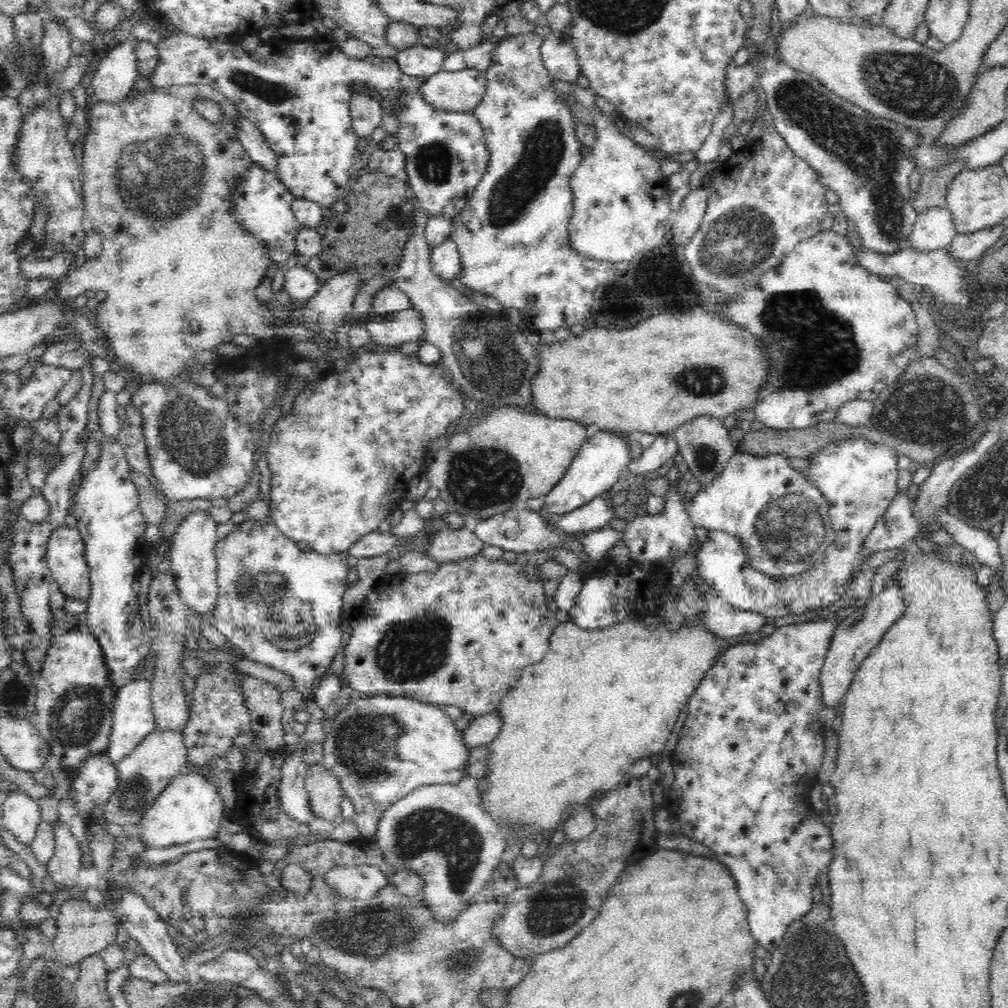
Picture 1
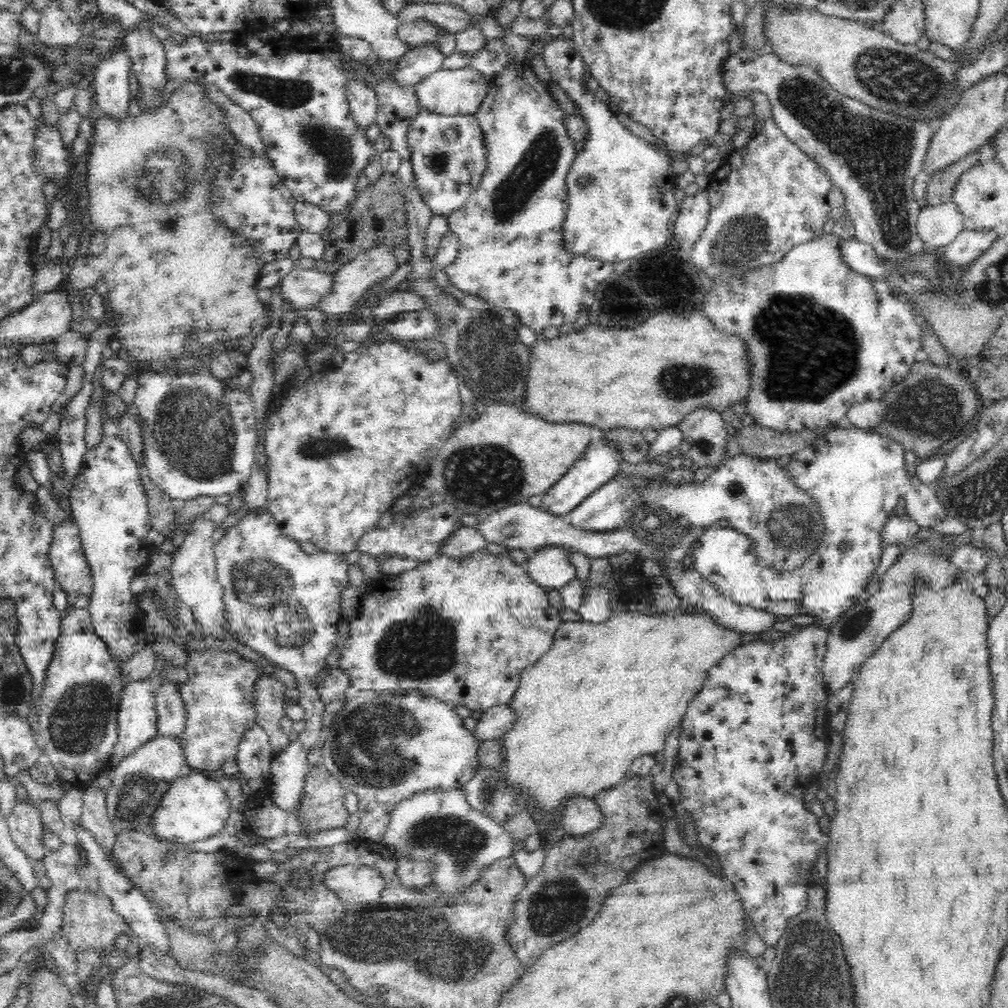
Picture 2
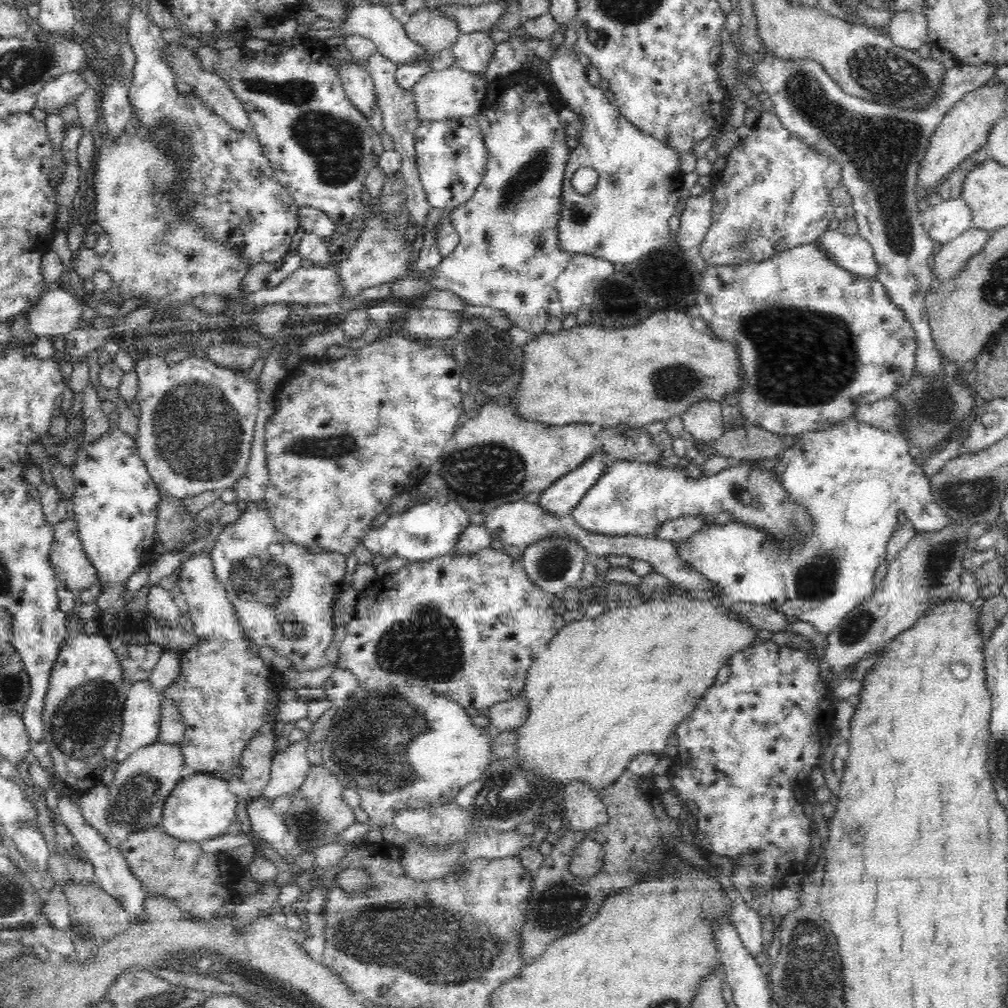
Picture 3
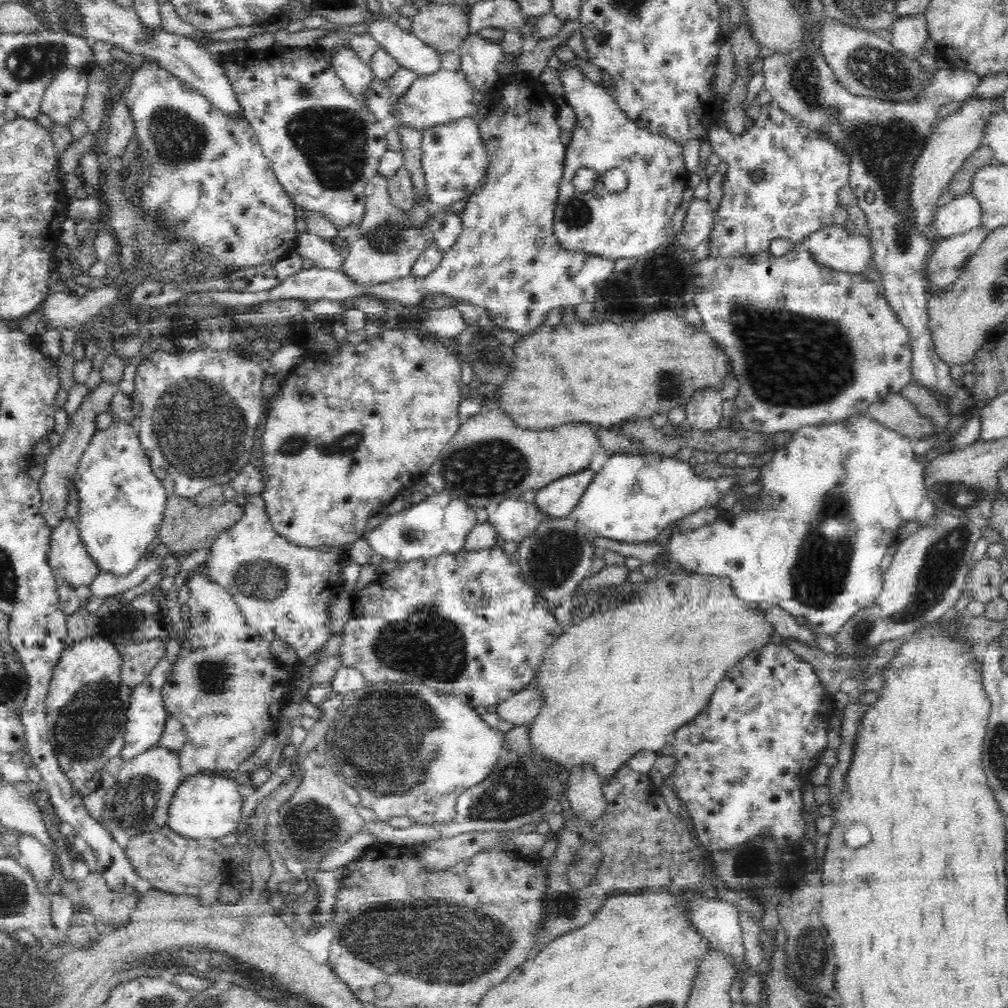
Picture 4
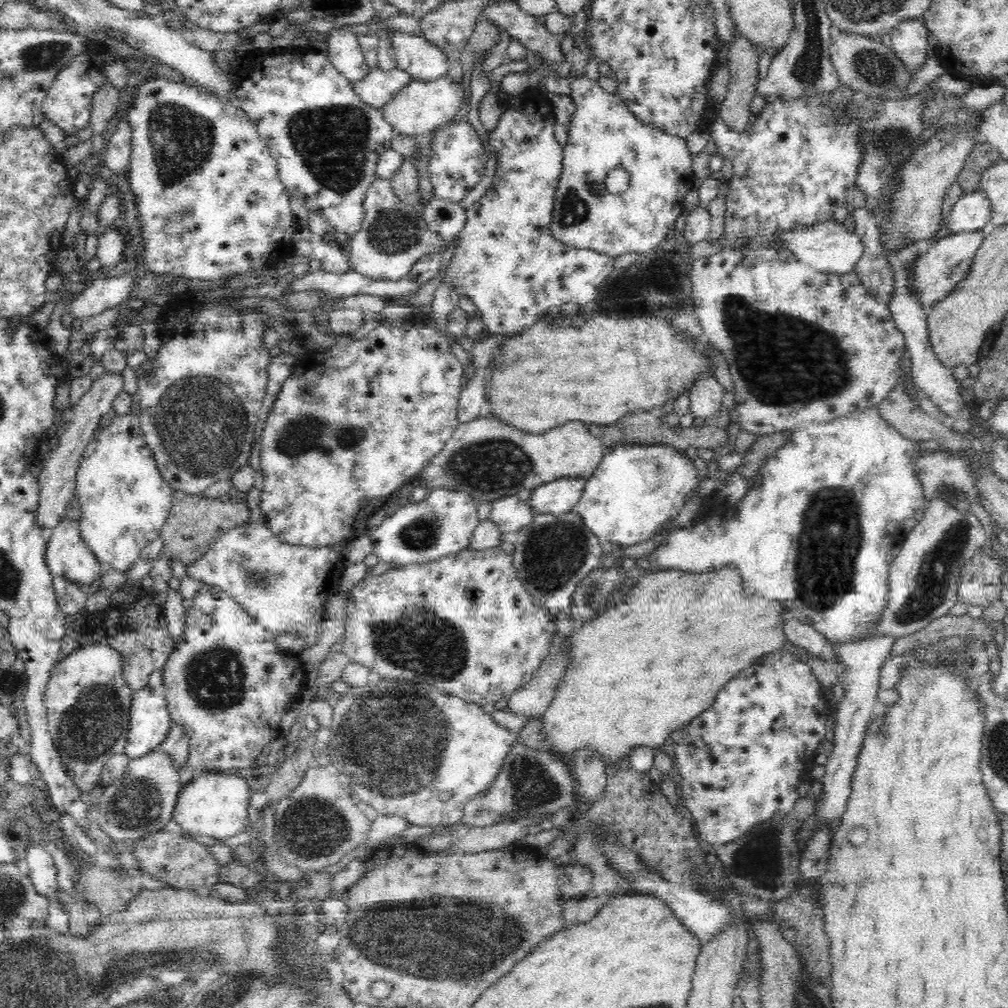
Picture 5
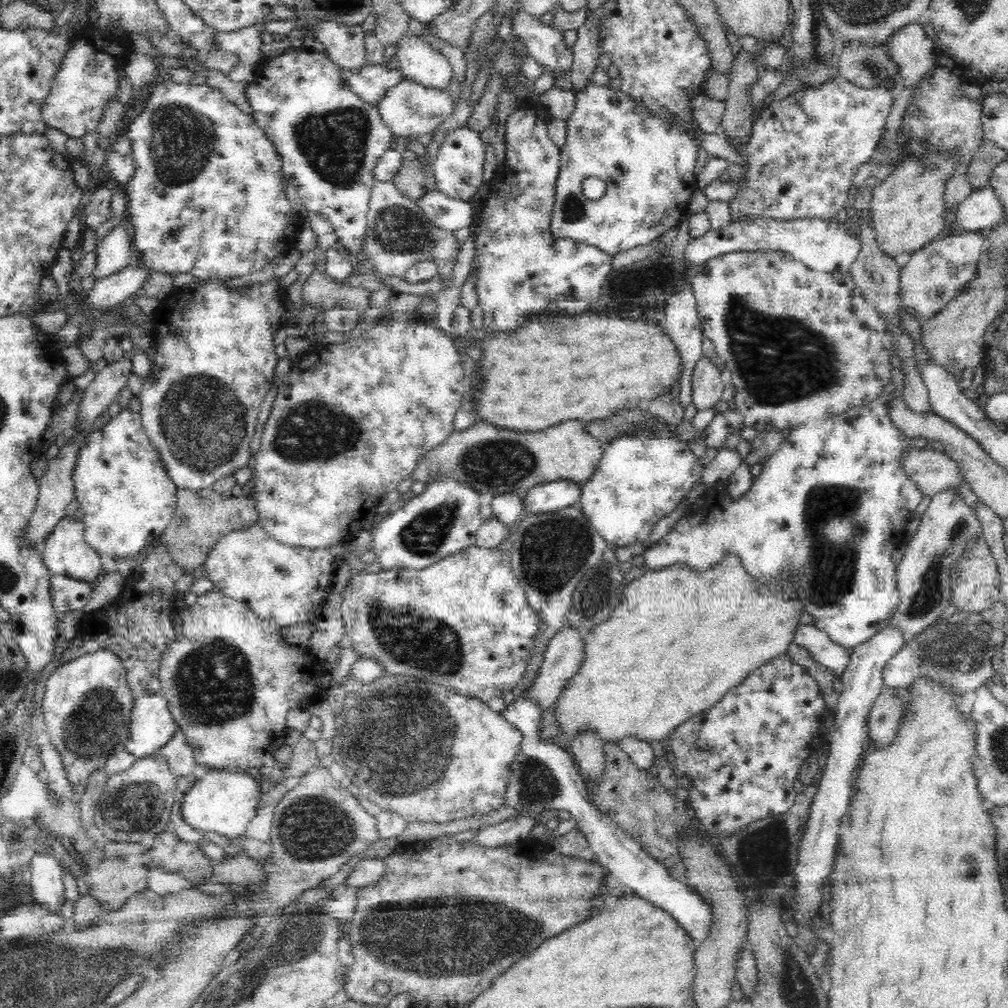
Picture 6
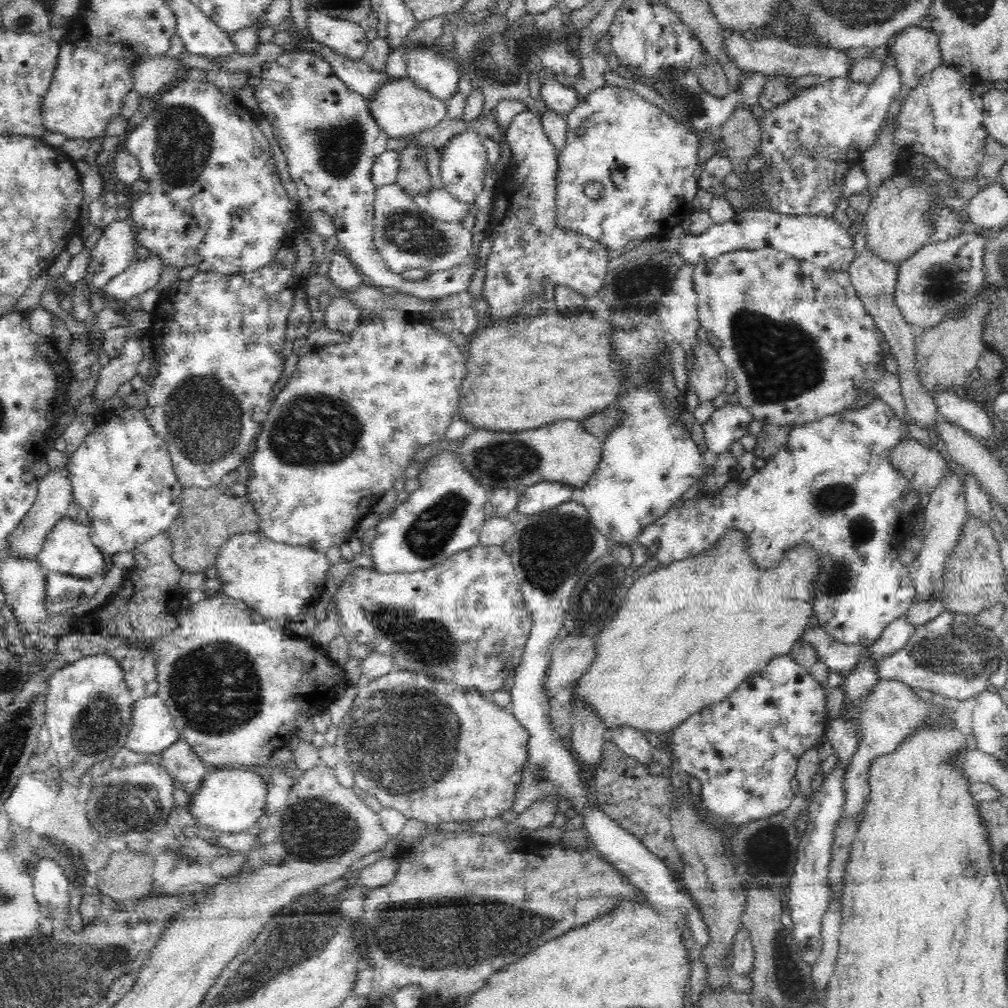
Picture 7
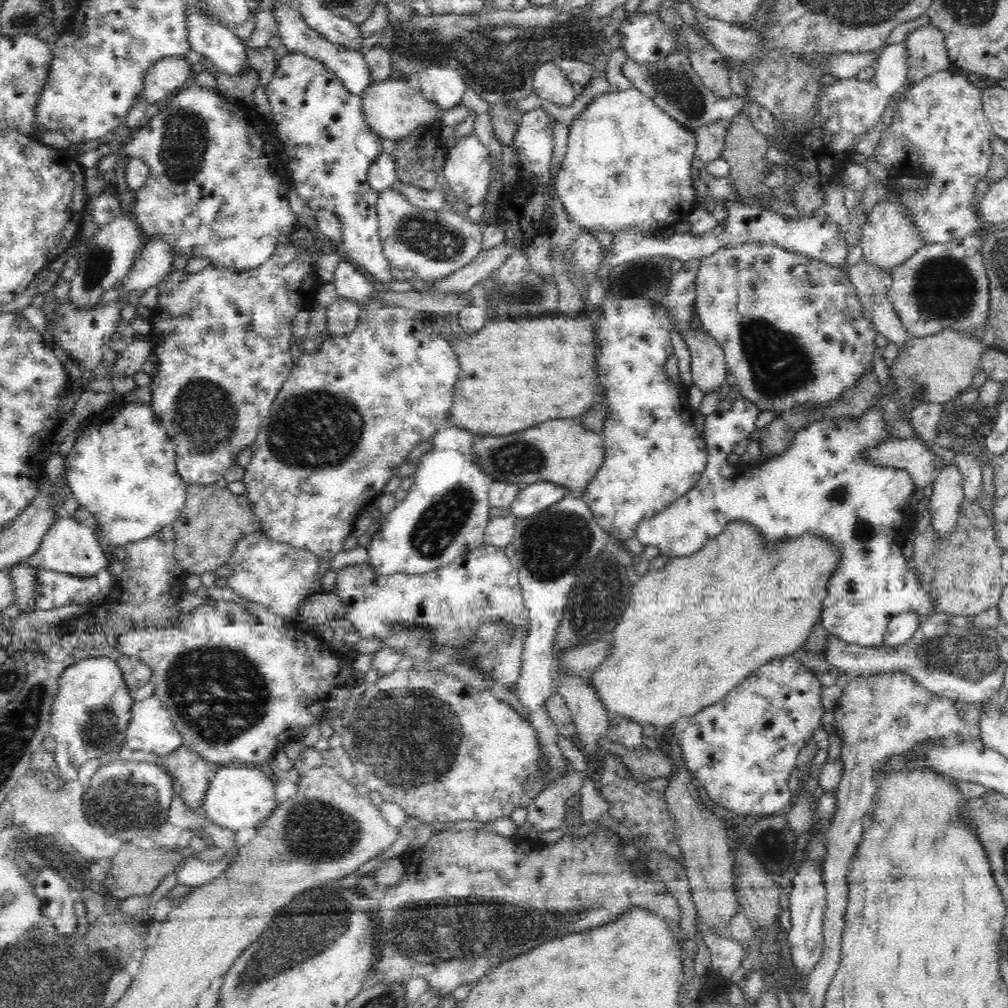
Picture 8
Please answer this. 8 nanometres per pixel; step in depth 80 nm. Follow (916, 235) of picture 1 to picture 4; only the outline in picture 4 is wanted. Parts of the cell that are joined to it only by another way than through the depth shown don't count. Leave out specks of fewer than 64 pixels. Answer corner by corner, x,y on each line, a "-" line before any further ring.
974,195
955,197
952,201
936,208
934,224
930,226
930,236
944,239
955,234
970,232
982,226
984,210
980,200

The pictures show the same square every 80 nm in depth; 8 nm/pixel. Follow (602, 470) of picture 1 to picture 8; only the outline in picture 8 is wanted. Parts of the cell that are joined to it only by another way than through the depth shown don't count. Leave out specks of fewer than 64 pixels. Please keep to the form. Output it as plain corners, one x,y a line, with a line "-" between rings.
536,482
519,490
511,504
511,514
518,518
528,518
547,509
568,494
565,488
552,482

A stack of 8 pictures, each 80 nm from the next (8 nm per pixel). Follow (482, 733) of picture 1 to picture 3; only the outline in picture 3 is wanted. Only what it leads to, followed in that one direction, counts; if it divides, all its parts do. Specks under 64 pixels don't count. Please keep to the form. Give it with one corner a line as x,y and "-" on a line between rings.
524,695
496,703
489,708
488,715
492,726
486,729
492,734
518,729
528,720
528,714
530,714
528,708
530,708
530,699

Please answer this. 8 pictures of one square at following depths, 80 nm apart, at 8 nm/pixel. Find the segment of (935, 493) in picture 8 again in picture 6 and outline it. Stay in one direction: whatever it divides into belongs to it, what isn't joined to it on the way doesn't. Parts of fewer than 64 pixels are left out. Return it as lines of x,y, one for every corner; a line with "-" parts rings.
948,487
931,496
927,509
898,562
898,589
902,602
888,625
898,625
904,632
916,635
927,629
950,605
952,595
951,568
962,554
970,537
982,533
981,524
956,487

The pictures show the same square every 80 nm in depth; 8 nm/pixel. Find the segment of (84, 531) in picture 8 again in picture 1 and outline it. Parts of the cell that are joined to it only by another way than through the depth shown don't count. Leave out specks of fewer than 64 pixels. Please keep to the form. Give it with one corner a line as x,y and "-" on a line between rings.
66,523
57,526
50,536
46,558
53,580
59,585
65,598
73,598
87,601
91,595
91,580
88,561
84,554
85,544
81,540
81,534
77,525
67,526

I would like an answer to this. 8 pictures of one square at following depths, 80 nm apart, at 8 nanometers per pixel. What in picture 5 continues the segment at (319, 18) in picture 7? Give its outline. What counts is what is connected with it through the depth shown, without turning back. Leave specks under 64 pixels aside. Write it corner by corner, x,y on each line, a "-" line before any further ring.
334,28
327,33
325,43
330,62
350,80
351,84
362,78
370,67
364,58
358,38
358,34
352,30

